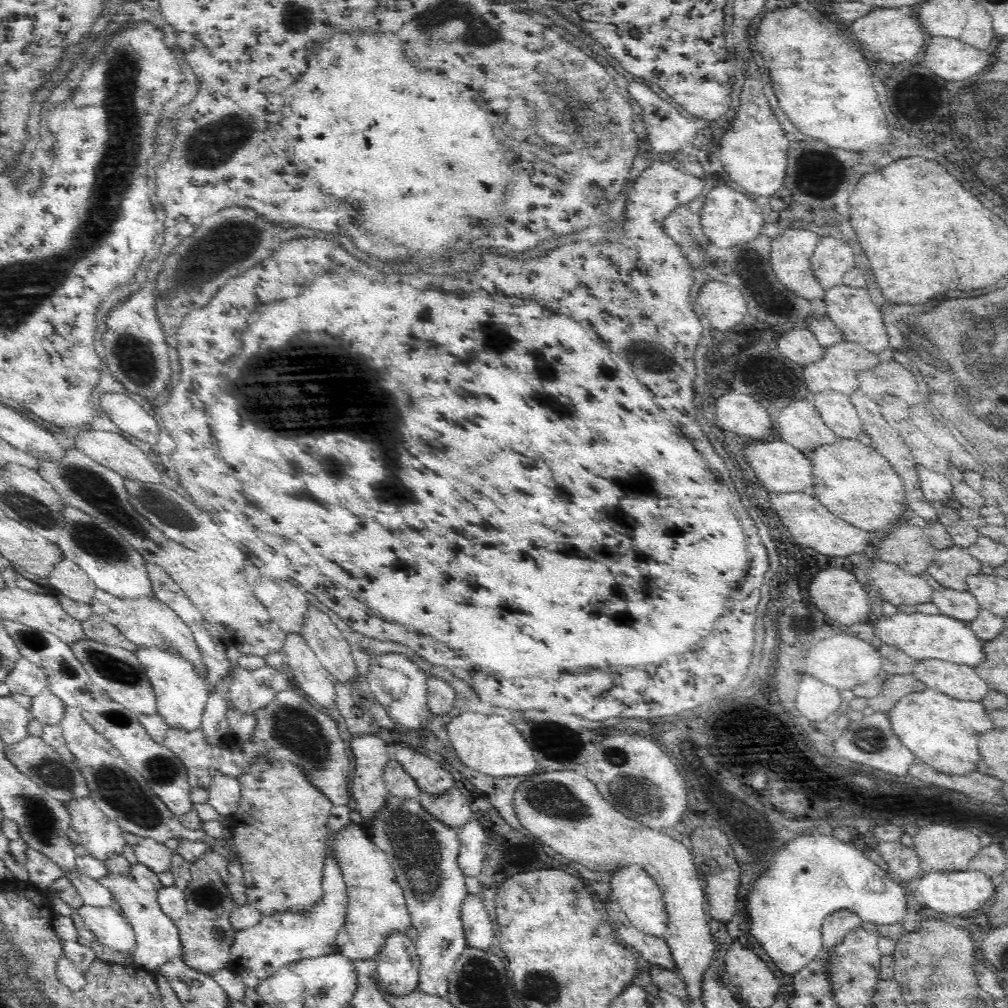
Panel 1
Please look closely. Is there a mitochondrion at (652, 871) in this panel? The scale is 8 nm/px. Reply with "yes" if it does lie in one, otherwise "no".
no

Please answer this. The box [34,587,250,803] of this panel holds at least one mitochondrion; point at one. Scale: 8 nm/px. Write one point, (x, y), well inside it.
(112, 666)

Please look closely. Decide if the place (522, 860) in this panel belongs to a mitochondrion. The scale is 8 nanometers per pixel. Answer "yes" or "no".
no

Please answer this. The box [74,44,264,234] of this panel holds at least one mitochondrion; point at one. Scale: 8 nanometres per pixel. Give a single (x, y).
(212, 145)

